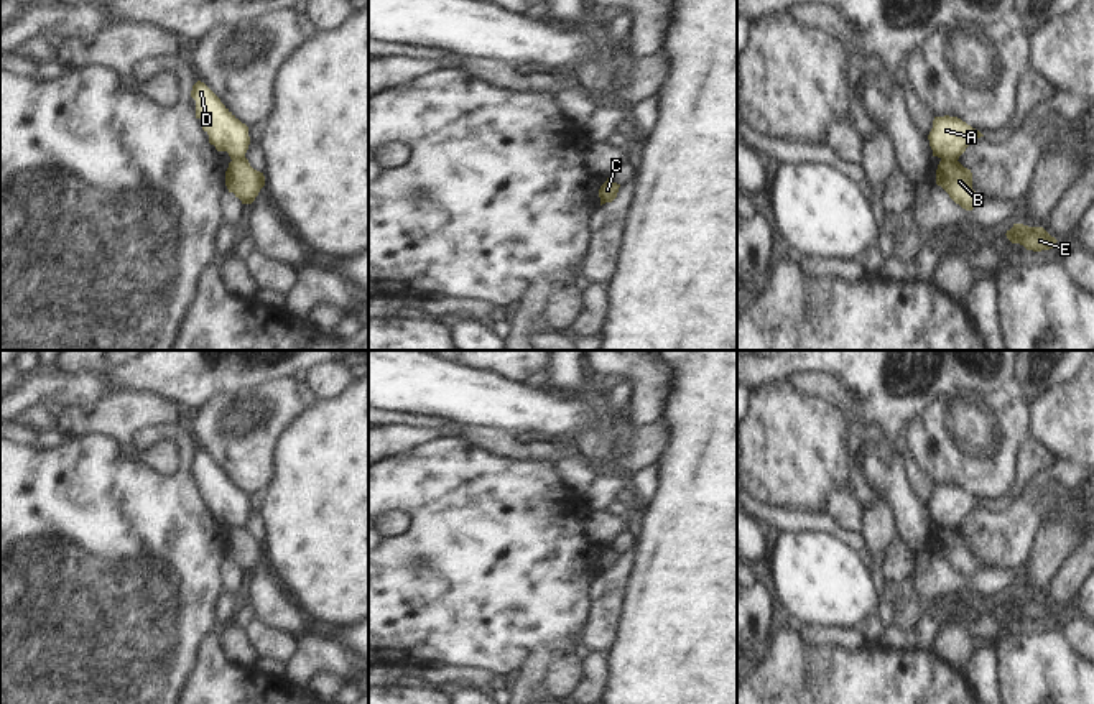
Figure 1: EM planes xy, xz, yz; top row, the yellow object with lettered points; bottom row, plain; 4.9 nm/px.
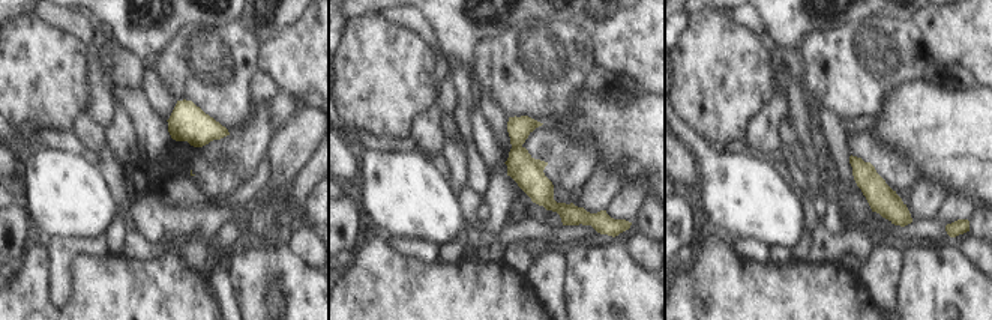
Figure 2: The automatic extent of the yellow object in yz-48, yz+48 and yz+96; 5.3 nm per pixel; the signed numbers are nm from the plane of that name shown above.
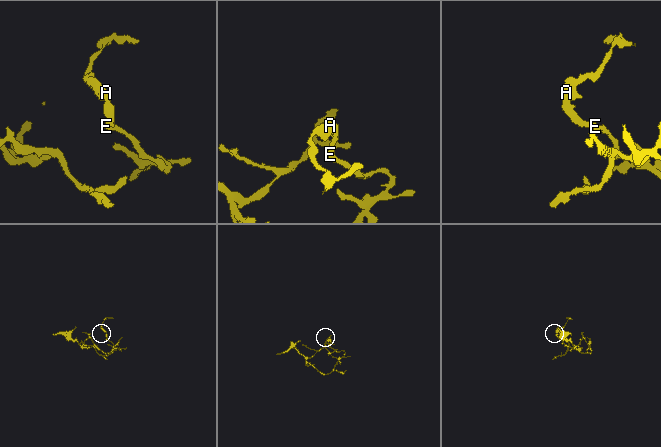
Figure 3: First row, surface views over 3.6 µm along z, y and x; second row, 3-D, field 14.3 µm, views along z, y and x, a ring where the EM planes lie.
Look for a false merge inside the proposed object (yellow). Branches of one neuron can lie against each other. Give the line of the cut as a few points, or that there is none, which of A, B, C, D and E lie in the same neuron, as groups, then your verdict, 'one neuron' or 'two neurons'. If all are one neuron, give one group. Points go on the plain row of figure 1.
cut yz (941, 527), (956, 530); groups A D / B C E; two neurons

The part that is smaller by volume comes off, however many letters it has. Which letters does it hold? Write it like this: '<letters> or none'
A, D

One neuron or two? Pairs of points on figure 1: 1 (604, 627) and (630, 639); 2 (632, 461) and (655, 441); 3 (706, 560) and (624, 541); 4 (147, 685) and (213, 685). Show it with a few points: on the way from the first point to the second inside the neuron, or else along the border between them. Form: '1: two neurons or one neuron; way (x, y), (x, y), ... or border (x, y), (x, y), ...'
1: two neurons; border (624, 596), (617, 639), (606, 652)
2: one neuron; way (637, 456), (650, 443)
3: two neurons; border (635, 541), (630, 548)
4: two neurons; border (194, 668), (190, 673)

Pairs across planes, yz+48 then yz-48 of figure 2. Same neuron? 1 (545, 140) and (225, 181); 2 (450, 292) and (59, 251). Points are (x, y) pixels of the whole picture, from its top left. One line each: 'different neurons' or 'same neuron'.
1: different neurons
2: different neurons

